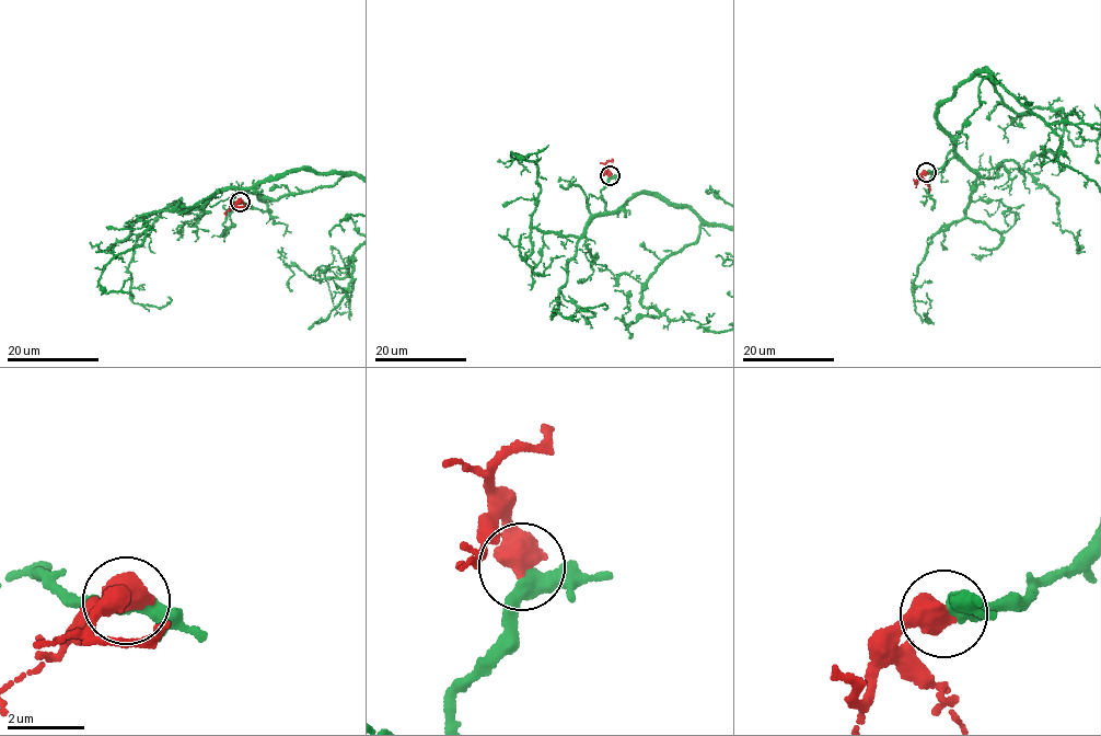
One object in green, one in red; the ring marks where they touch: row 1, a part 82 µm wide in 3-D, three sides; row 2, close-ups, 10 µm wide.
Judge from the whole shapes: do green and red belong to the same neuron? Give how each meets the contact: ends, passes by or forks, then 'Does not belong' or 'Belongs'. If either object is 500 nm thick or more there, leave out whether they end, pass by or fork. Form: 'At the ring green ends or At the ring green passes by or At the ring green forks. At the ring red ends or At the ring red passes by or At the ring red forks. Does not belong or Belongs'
Belongs

